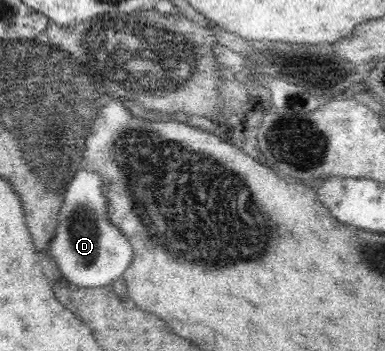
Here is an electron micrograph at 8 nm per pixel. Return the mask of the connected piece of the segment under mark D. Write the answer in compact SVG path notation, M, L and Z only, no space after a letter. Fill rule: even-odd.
M81 160L81 168L78 168L72 176L60 200L60 209L55 218L56 233L48 244L48 252L55 259L63 278L84 289L102 287L122 278L131 266L134 256L129 239L109 221L109 206L107 206L107 198L103 196L101 186L103 186L101 176L97 172L85 169L85 161Z

